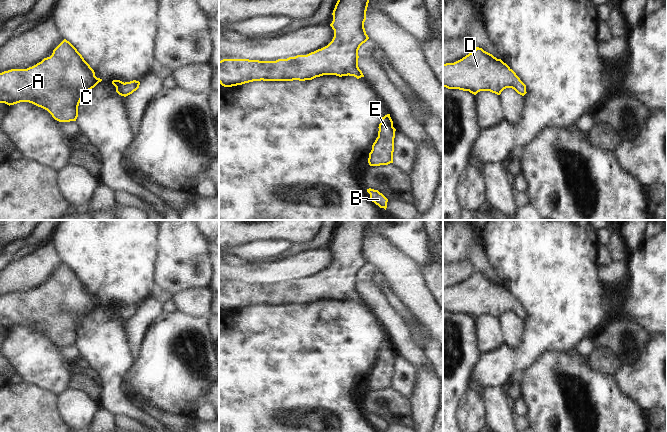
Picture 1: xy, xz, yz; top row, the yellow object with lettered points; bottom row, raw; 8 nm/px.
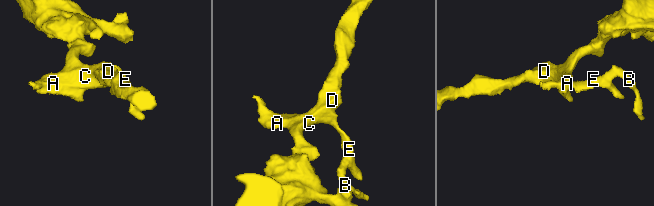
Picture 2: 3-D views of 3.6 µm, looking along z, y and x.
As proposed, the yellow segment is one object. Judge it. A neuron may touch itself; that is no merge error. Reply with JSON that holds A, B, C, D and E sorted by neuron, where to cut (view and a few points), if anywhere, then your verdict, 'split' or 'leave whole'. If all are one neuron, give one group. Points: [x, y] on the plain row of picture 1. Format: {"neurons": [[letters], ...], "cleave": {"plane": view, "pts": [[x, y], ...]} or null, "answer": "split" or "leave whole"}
{"neurons": [["A", "B", "C", "D", "E"]], "cleave": null, "answer": "leave whole"}

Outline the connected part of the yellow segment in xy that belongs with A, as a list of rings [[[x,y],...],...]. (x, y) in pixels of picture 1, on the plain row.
[[[64,263],[50,281],[36,289],[0,297],[0,327],[10,330],[29,326],[47,334],[59,346],[76,345],[81,323],[101,305],[77,273]]]

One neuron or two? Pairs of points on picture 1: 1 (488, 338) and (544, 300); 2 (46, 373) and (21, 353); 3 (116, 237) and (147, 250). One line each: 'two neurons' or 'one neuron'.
1: two neurons
2: one neuron
3: one neuron

